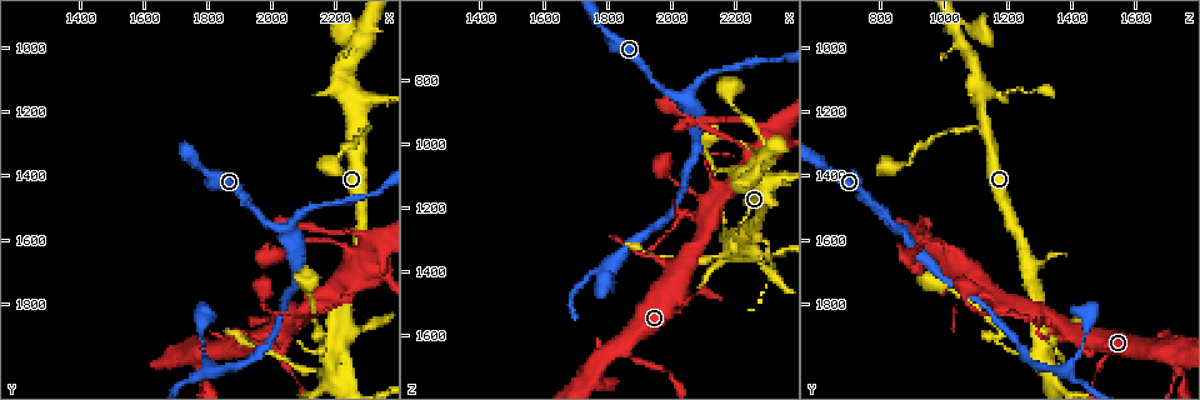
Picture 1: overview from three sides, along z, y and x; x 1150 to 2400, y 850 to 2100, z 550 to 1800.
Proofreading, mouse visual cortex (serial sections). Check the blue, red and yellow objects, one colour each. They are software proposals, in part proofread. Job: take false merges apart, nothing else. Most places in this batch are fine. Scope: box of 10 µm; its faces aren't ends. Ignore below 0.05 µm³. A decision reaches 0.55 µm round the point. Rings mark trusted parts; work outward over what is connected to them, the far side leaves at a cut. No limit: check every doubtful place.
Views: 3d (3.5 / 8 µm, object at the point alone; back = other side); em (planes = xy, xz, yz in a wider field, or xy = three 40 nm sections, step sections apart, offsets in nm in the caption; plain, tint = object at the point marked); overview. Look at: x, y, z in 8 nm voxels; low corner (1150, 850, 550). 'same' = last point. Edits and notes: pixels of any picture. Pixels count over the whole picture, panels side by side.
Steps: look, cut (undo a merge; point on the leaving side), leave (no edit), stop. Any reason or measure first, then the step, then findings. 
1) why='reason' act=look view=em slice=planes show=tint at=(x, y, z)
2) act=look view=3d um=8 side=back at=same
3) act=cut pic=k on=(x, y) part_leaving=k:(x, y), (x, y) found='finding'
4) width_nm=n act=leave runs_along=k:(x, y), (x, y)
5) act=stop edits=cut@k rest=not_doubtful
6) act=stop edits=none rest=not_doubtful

why='calibre changes' act=look view=3d um=3.5 at=(2260, 1210, 1120)

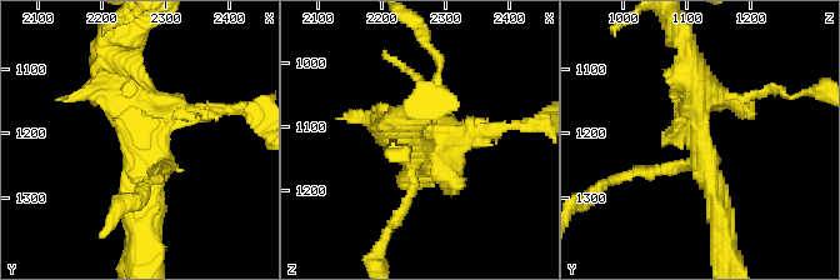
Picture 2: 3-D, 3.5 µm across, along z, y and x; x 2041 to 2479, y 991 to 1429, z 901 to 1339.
why='need the tissue' act=look view=em slice=xy step=1 show=tint at=(2255, 1210, 1115)

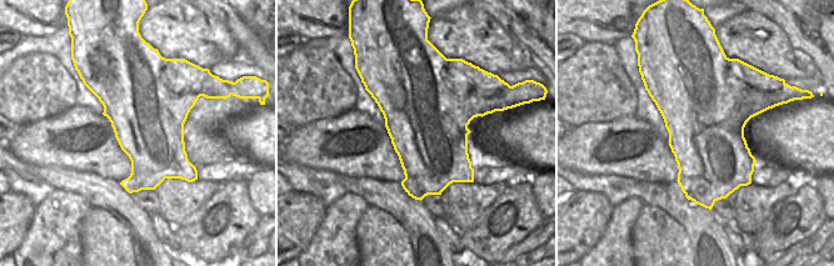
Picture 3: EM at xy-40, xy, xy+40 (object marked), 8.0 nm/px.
width_nm=700 act=leave runs_along=2:(145, 223), (145, 160), (110, 65) found='all the same cell'

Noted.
act=look view=3d um=8 at=(2030, 1550, 850)

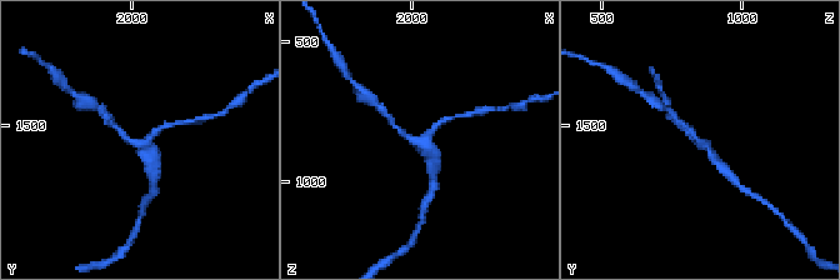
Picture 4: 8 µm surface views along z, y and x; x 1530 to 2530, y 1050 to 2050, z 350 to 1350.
act=look view=em slice=xy step=5 show=tint at=same

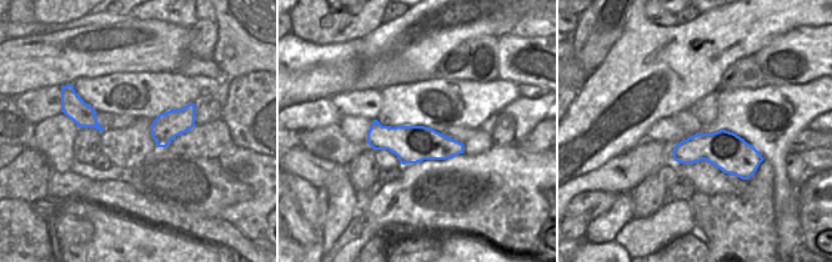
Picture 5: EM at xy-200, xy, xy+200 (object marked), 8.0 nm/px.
arm_widths_nm=150,200,250 act=leave runs_along=4:(113, 124), (151, 149), (151, 164) found='continuous, no second cell'

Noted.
why='sudden change in width' act=look view=3d um=3.5 at=(1780, 1900, 1450)

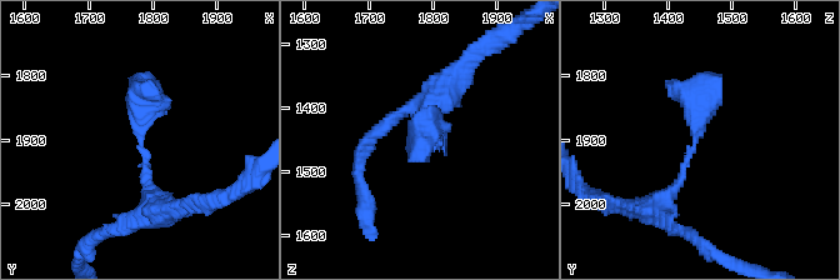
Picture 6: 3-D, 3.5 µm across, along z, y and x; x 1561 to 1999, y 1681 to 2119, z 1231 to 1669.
why='now the EM' act=look view=em slice=xy step=3 show=plain at=(1785, 1905, 1440)

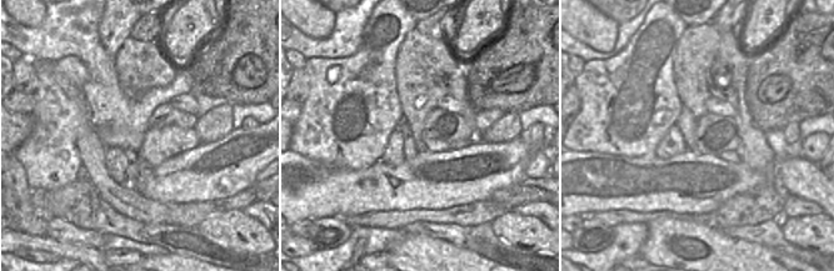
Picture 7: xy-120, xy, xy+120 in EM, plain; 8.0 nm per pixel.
why='with the object marked' act=look view=em slice=xy step=3 show=tint at=same

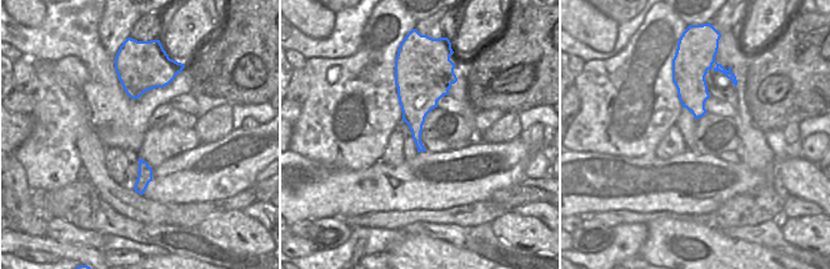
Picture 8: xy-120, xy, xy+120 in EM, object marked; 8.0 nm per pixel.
width_nm=220 act=leave runs_along=6:(656, 210), (695, 145), (698, 91), (710, 76) found='all the same cell'

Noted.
act=stop edits=none rest=not_doubtful

